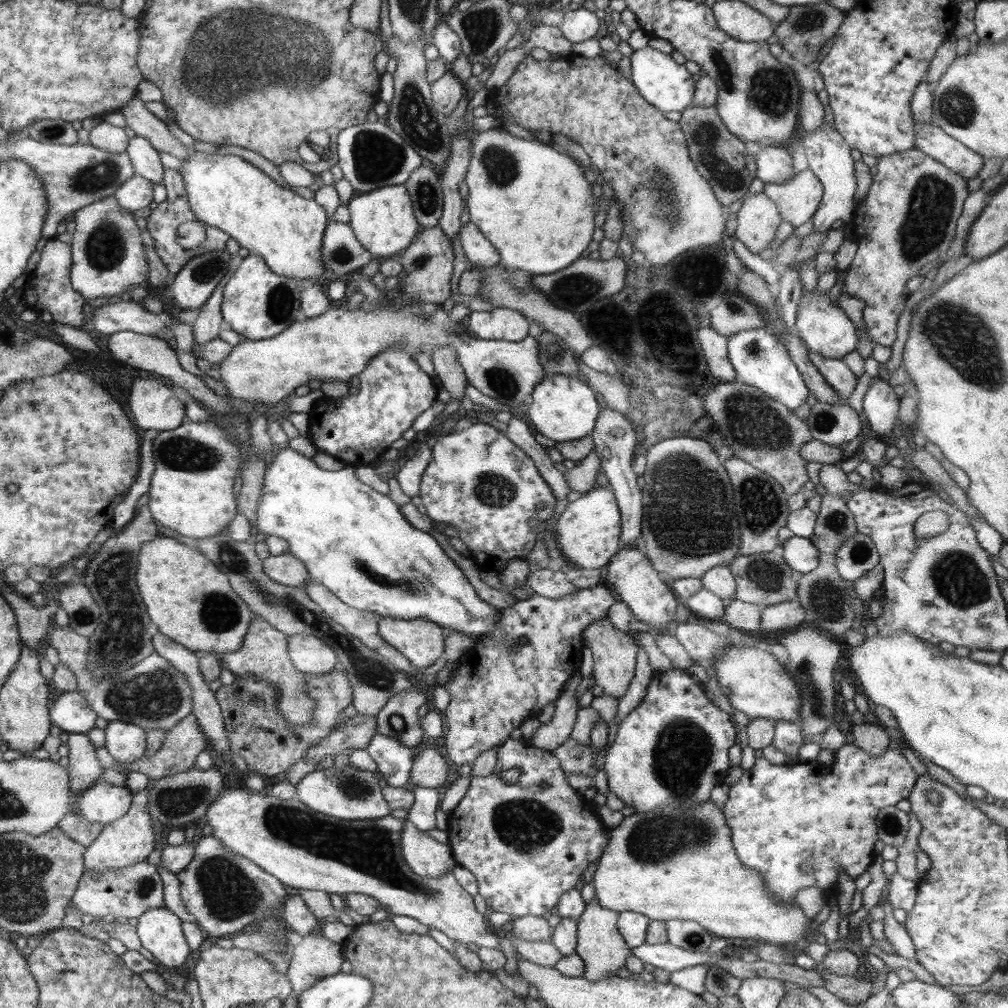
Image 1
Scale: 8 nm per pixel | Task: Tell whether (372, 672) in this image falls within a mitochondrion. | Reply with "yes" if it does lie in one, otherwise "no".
yes

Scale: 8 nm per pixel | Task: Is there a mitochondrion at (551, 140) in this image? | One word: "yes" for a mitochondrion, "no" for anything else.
no

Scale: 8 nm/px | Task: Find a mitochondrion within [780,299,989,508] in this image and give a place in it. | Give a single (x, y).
(824, 422)

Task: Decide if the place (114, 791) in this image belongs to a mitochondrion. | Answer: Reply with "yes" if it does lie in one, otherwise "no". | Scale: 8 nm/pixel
no

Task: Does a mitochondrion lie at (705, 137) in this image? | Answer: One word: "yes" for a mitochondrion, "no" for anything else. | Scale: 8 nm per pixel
yes

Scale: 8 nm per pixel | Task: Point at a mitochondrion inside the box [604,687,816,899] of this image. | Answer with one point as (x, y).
(682, 750)

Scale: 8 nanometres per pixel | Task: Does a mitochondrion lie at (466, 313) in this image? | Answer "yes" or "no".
no

